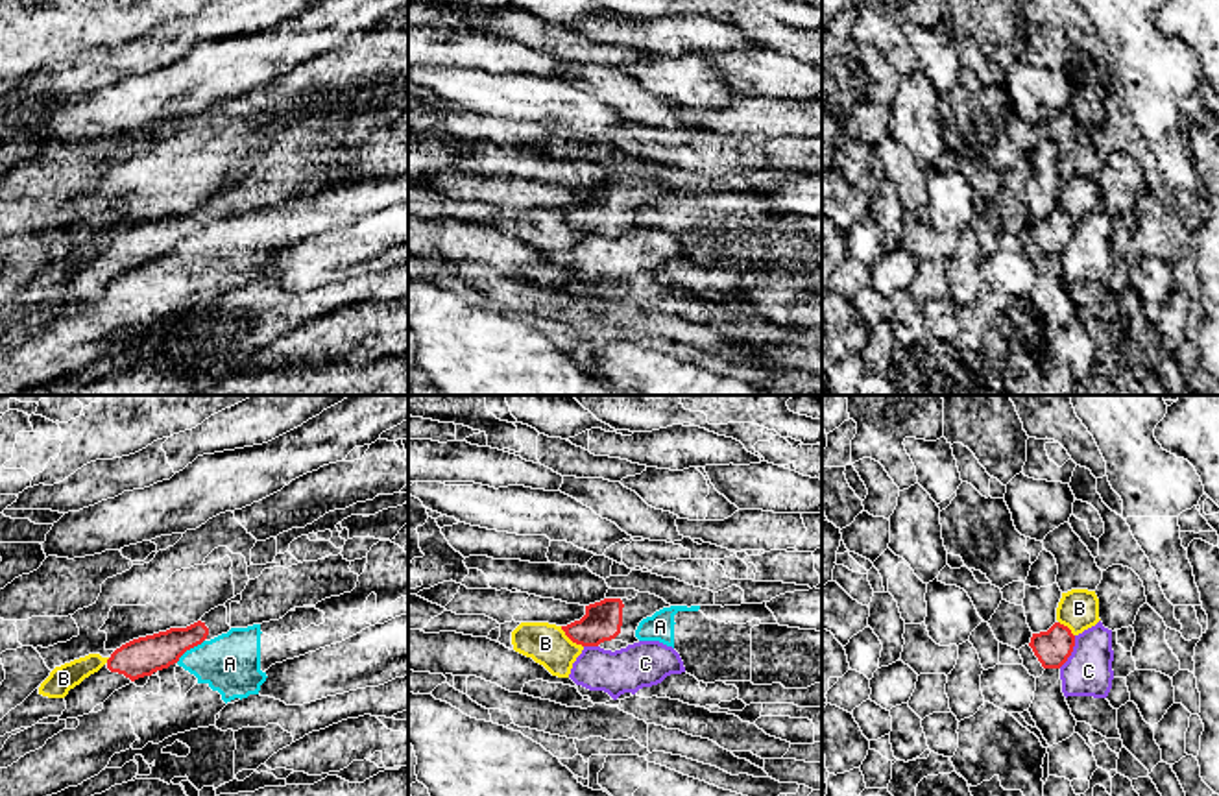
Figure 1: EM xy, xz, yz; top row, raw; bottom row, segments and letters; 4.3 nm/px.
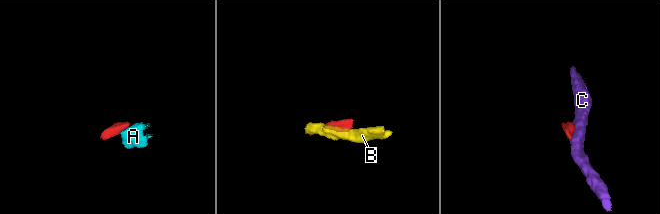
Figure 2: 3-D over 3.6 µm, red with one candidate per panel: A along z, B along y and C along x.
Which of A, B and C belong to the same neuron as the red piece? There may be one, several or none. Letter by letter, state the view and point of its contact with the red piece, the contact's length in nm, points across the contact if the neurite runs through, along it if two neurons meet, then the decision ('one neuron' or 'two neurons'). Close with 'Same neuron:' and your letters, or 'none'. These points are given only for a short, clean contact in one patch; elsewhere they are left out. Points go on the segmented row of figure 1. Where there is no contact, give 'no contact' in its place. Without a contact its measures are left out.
A: contact xy (189, 649); length 160 nm; border xy (204, 639), (176, 662); two neurons
B: contact xz (571, 639); length 140 nm; border xz (560, 627), (582, 647); two neurons
C: contact yz (1072, 651); length 160 nm; border yz (1075, 636), (1072, 654), (1059, 667); two neurons
Same neuron: none

